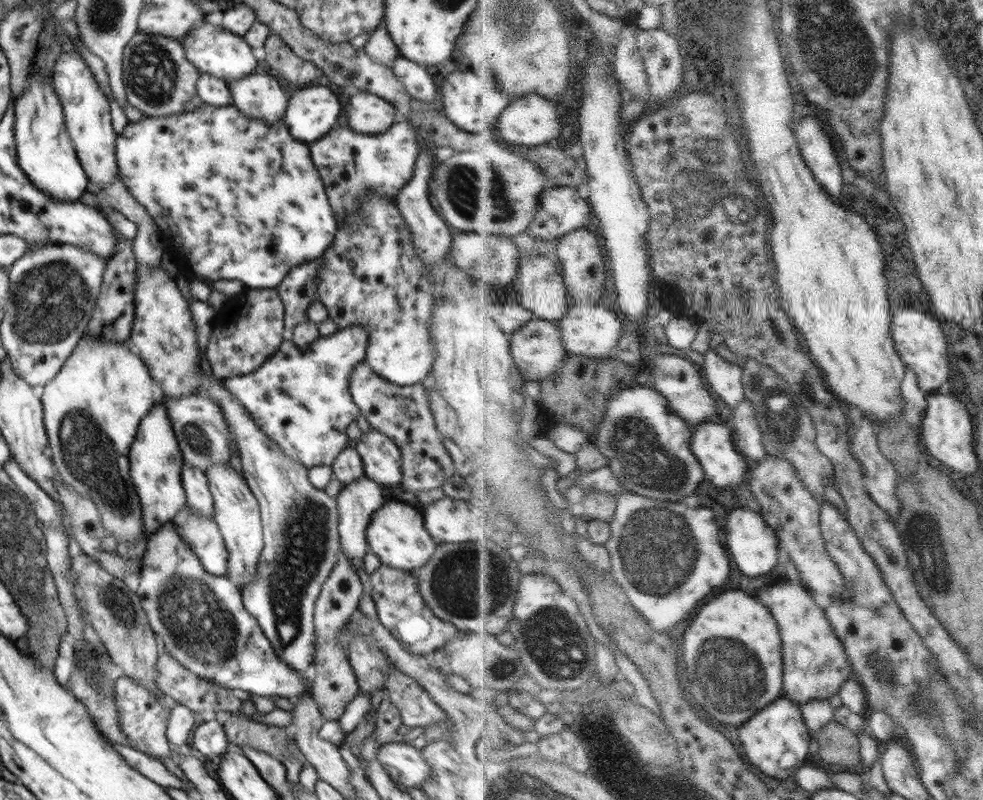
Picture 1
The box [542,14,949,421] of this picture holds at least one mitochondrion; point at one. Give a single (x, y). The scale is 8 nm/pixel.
(710, 209)

